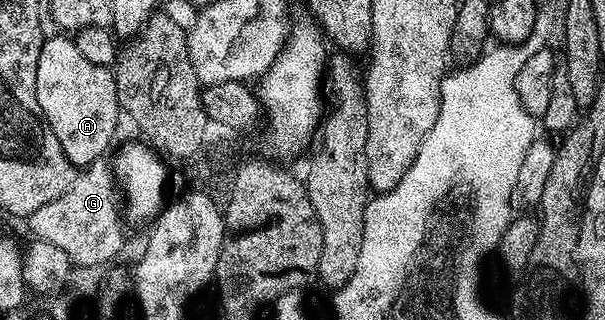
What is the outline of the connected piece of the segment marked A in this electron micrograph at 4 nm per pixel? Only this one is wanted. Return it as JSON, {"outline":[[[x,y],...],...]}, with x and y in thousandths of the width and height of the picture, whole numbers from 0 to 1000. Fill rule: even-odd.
{"outline":[[[78,116],[64,150],[60,200],[60,313],[66,325],[76,384],[83,391],[93,438],[99,444],[106,488],[124,525],[140,525],[150,506],[164,503],[170,491],[169,478],[180,463],[182,441],[195,406],[195,369],[198,372],[195,278],[188,247],[188,219],[183,209],[150,200],[136,172],[132,150],[126,150],[121,116],[96,116],[102,119],[79,122]]]}

